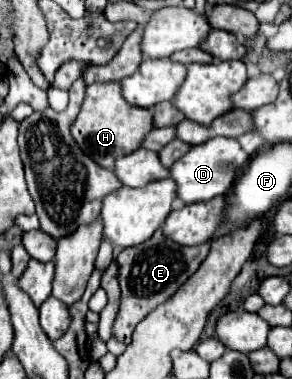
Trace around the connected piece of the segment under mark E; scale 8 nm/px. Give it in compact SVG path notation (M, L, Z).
M157 230L147 242L139 246L125 248L117 256L119 264L119 286L121 286L121 304L117 318L113 322L113 338L117 338L123 344L131 342L131 334L135 326L159 304L169 300L177 288L197 272L205 256L209 254L209 244L201 246L177 246L169 244L167 238Z

